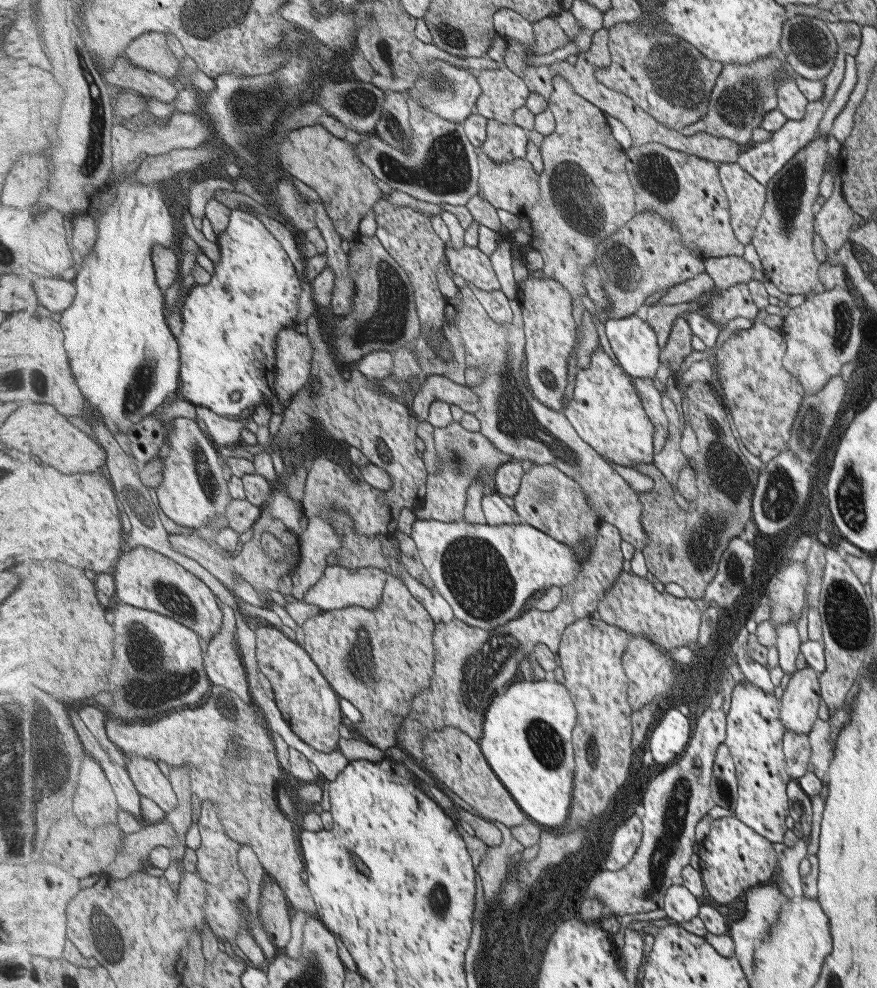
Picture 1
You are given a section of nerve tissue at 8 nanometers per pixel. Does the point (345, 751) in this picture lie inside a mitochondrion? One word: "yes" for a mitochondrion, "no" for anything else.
no

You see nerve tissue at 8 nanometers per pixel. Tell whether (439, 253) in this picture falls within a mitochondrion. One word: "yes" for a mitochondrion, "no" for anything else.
no

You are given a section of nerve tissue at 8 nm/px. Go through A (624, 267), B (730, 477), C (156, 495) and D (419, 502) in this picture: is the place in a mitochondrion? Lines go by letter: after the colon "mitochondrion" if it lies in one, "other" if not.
A: mitochondrion
B: mitochondrion
C: other
D: other

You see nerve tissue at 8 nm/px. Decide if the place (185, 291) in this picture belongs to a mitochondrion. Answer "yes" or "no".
no

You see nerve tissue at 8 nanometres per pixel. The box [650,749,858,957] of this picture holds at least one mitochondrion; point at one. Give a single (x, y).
(722, 788)

